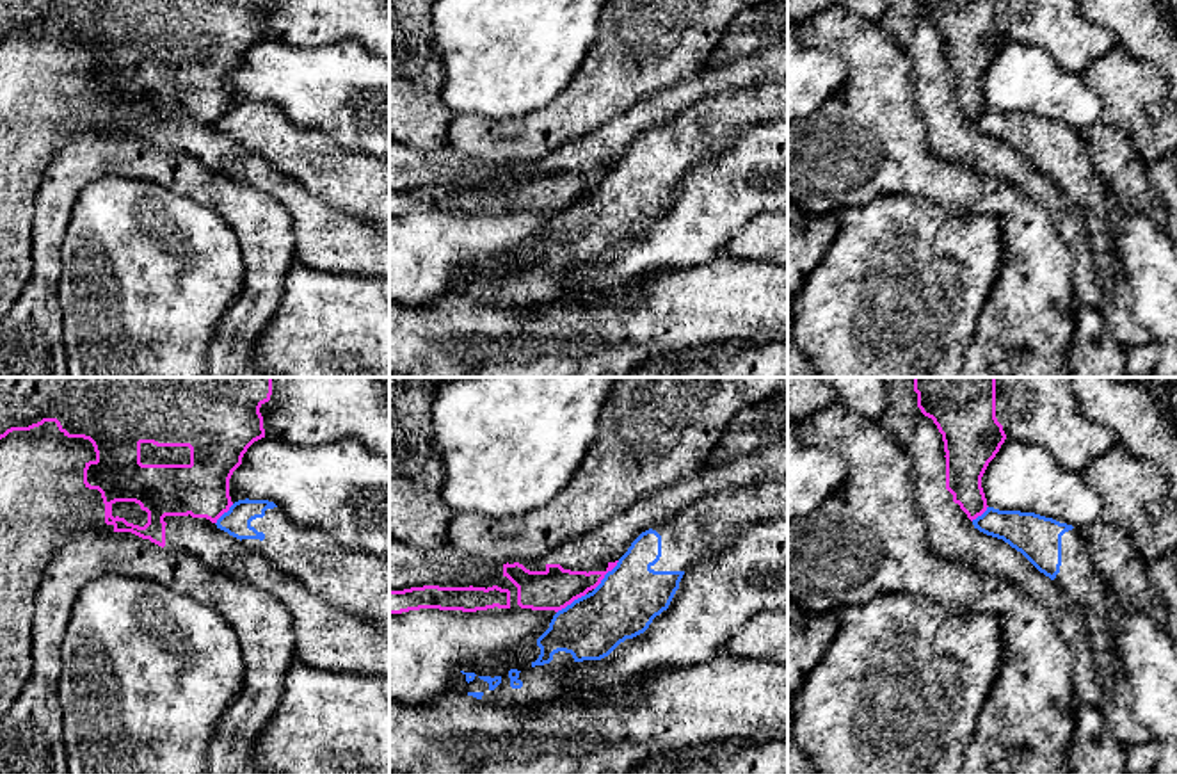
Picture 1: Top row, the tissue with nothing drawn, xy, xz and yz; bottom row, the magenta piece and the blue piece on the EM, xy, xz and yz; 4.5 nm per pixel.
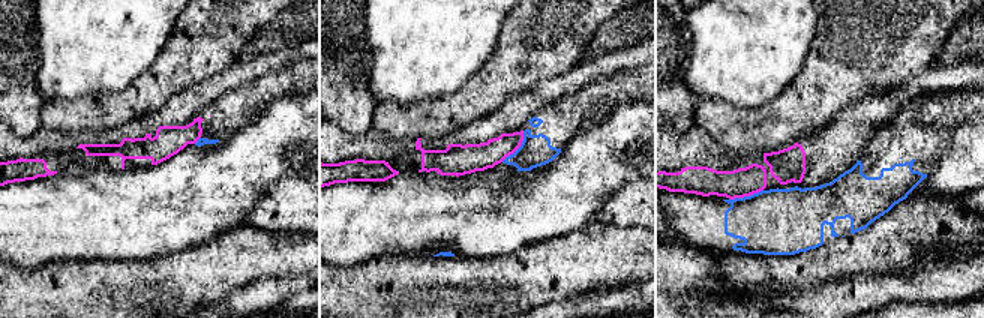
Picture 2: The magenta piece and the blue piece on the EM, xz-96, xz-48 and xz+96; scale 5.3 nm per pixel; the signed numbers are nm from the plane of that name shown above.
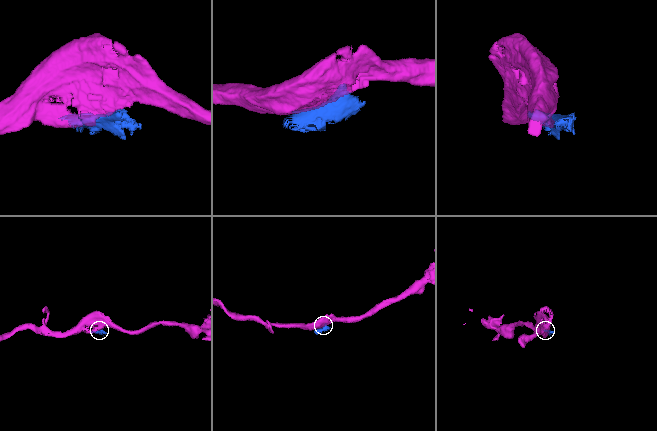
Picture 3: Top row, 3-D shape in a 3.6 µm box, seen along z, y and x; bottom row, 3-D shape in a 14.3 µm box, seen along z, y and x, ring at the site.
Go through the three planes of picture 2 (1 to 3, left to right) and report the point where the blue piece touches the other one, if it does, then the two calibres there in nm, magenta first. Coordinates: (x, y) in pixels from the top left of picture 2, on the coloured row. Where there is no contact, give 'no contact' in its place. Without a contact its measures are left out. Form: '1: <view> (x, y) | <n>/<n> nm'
1: xz-96 (197, 140) | 160/50 nm
2: xz-48 (518, 147) | 150/170 nm
3: xz+96 (746, 195) | 160/360 nm

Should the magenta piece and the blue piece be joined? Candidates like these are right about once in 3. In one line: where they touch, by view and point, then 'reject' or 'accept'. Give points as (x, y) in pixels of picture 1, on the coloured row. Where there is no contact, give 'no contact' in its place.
xz (605, 573) | reject

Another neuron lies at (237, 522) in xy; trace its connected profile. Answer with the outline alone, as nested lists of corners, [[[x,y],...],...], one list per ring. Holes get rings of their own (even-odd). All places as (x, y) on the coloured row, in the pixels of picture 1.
[[[238,500],[215,525],[302,582],[320,600],[389,632],[389,559],[347,550],[322,530],[297,525],[268,500]]]

